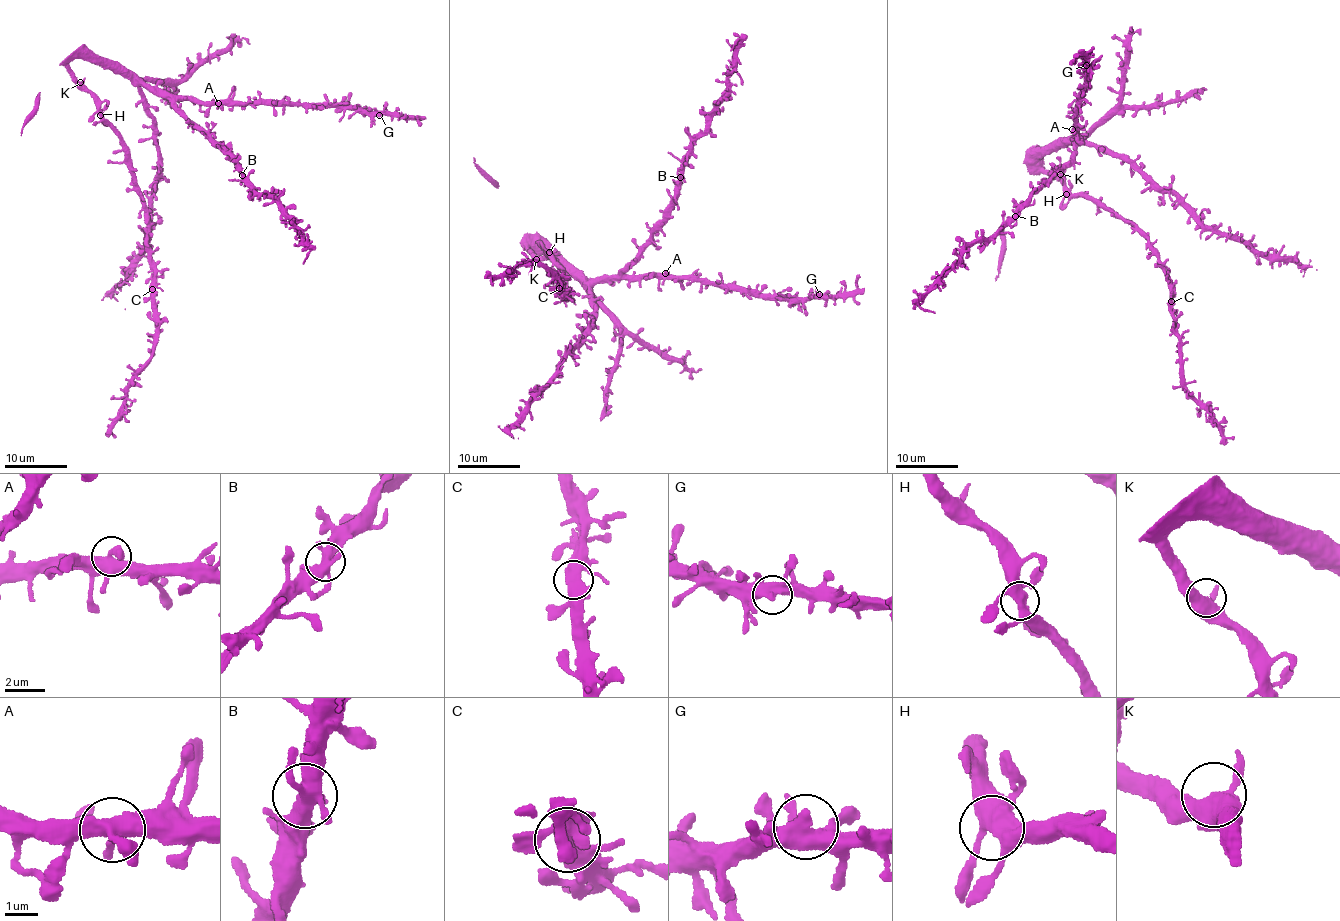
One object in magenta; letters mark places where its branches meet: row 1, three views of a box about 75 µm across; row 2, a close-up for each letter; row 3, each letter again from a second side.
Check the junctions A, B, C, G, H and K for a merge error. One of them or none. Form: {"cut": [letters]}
{"cut": []}

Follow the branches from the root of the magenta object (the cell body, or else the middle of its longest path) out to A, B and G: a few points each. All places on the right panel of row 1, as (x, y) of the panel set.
A: (1037, 155), (1068, 137), (1077, 140), (1072, 129)
B: (1037, 155), (1068, 137), (1075, 139), (1072, 164), (1052, 175), (1051, 183), (1031, 195), (1029, 205), (1015, 216)
G: (1037, 155), (1068, 137), (1077, 140), (1072, 115), (1083, 74), (1089, 74), (1086, 65)

